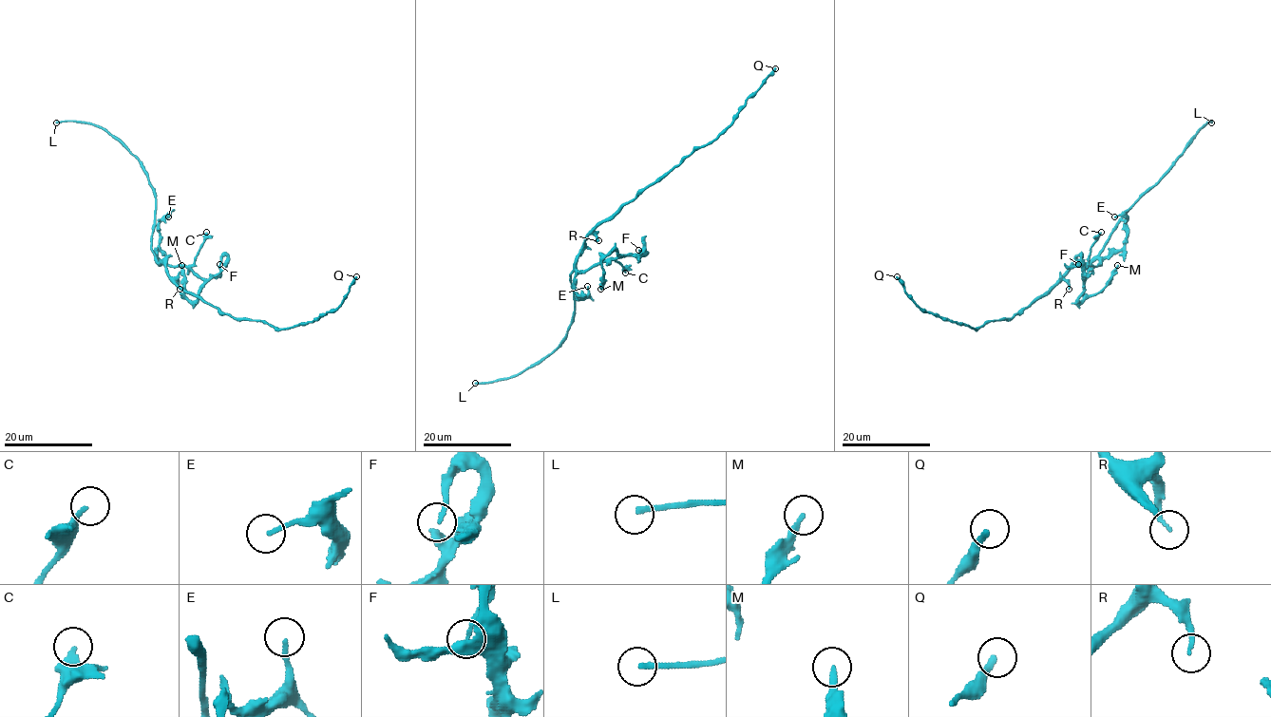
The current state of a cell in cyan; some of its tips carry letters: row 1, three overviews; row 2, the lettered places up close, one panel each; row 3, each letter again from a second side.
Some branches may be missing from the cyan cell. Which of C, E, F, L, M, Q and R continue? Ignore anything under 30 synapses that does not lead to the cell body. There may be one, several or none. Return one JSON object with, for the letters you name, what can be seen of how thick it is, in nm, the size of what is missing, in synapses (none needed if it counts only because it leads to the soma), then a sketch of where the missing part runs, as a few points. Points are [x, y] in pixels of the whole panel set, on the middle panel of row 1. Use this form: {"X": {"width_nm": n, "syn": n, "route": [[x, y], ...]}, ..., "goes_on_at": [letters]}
{"L": {"width_nm": 220, "syn": 180}, "goes_on_at": ["L"]}

